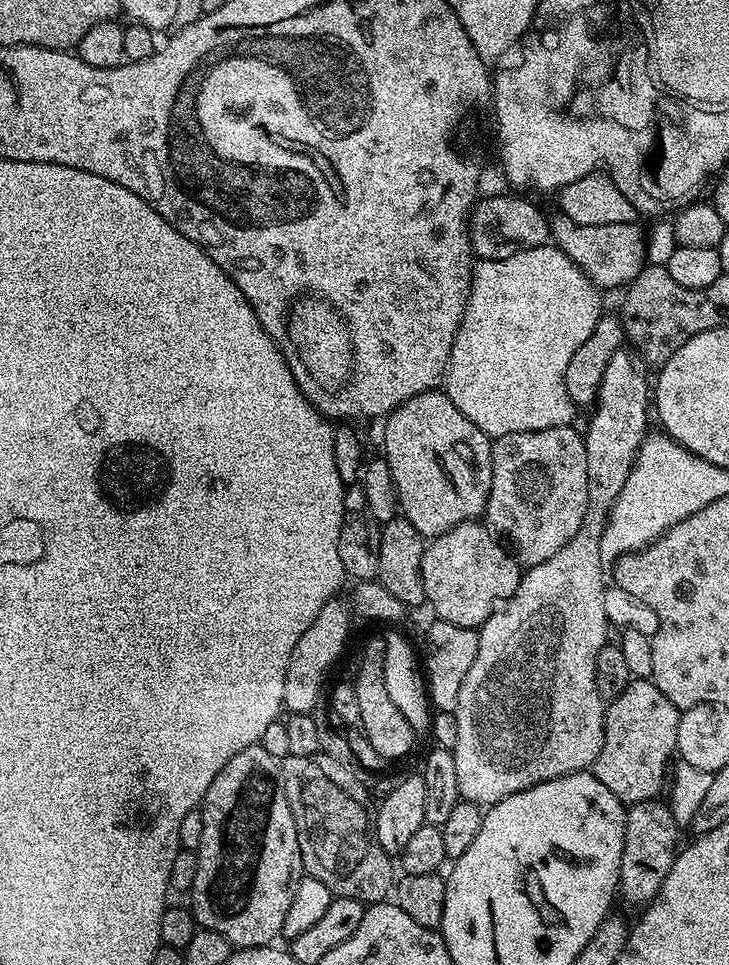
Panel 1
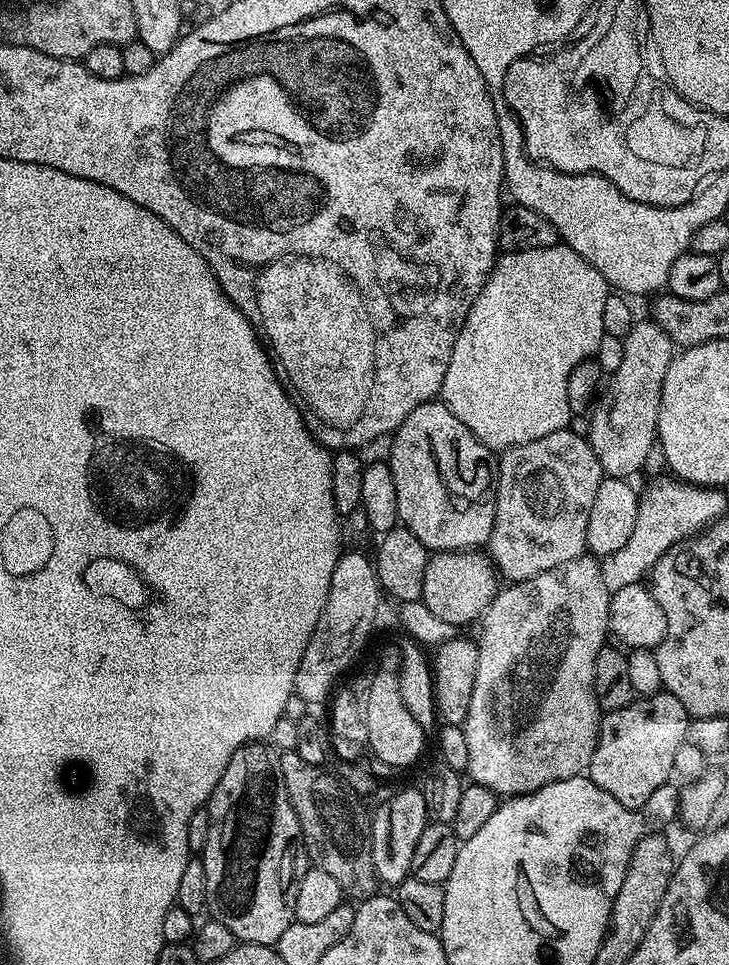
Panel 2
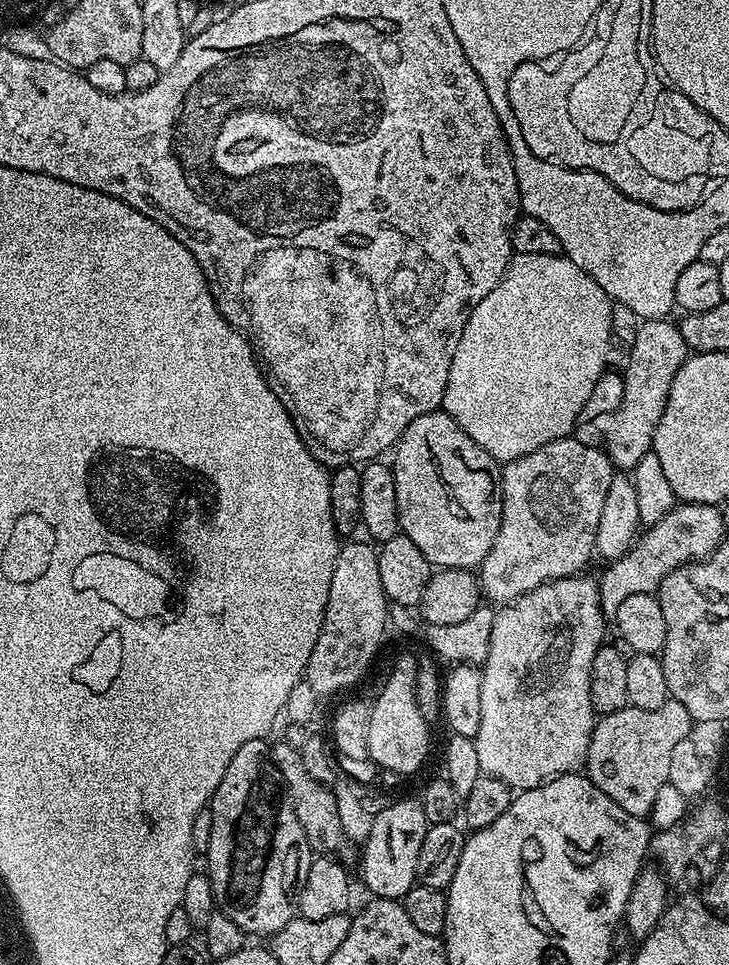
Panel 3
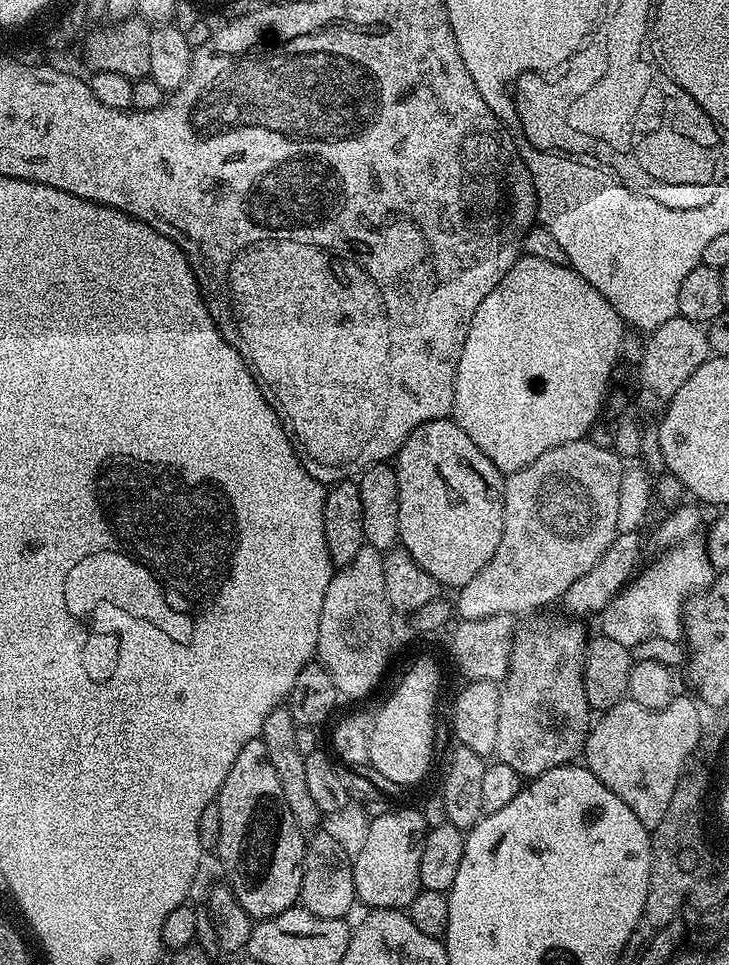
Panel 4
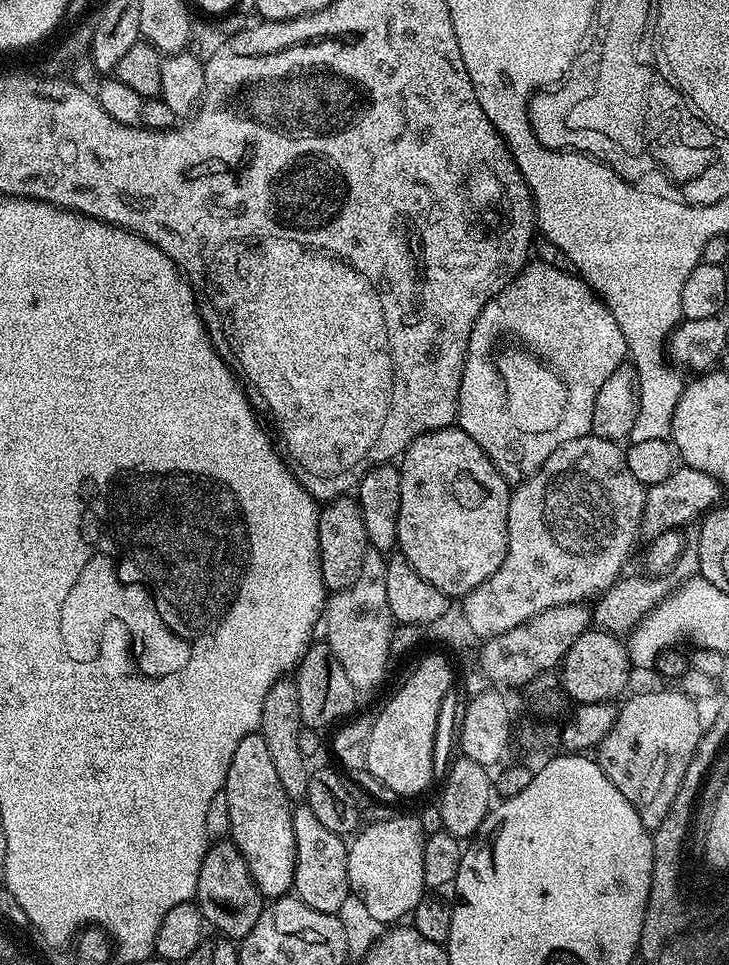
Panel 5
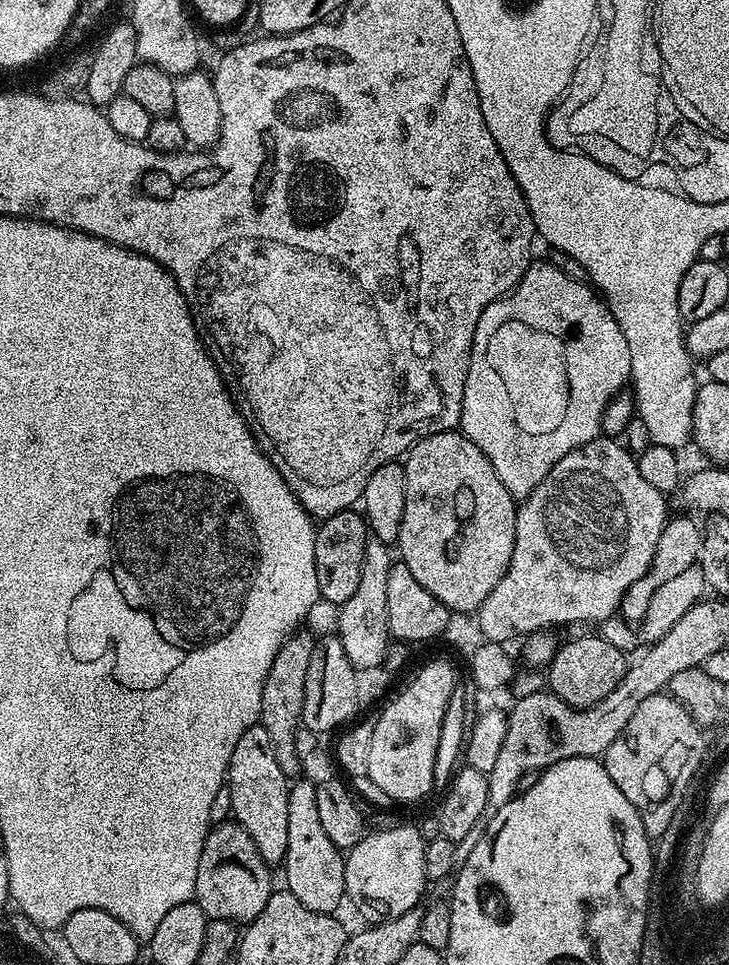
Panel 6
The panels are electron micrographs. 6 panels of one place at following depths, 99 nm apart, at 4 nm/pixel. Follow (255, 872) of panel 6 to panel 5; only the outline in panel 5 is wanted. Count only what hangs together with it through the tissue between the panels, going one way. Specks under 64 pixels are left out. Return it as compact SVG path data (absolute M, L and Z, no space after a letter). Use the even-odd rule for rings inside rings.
M231 839L215 841L202 858L194 903L205 921L211 927L213 924L221 937L239 942L254 930L254 922L258 922L266 900L257 890L242 854Z

